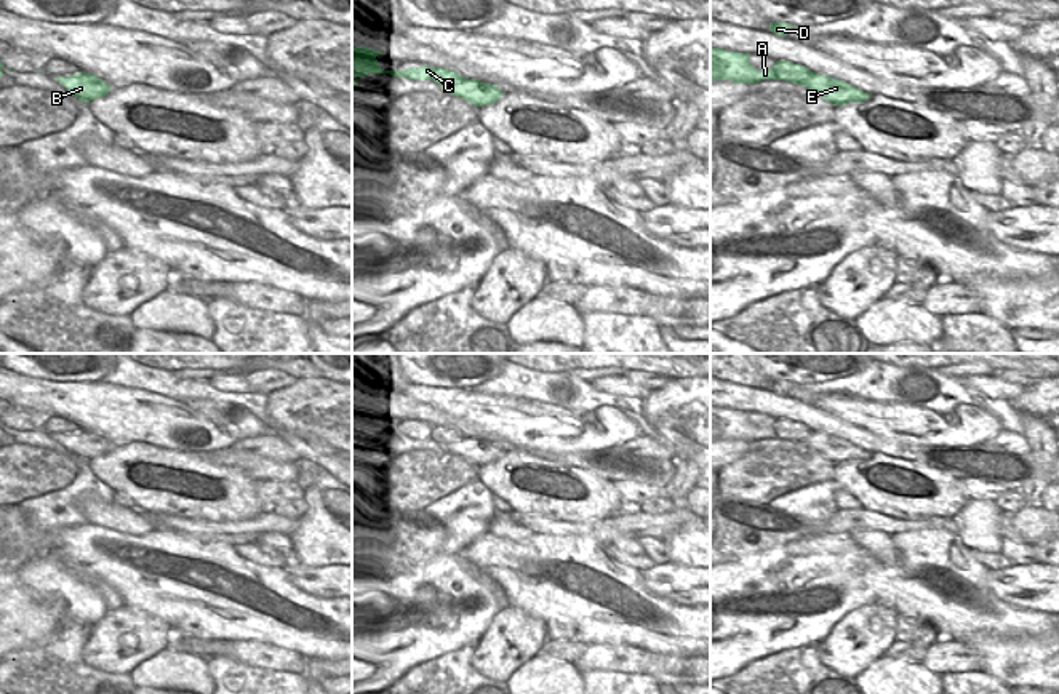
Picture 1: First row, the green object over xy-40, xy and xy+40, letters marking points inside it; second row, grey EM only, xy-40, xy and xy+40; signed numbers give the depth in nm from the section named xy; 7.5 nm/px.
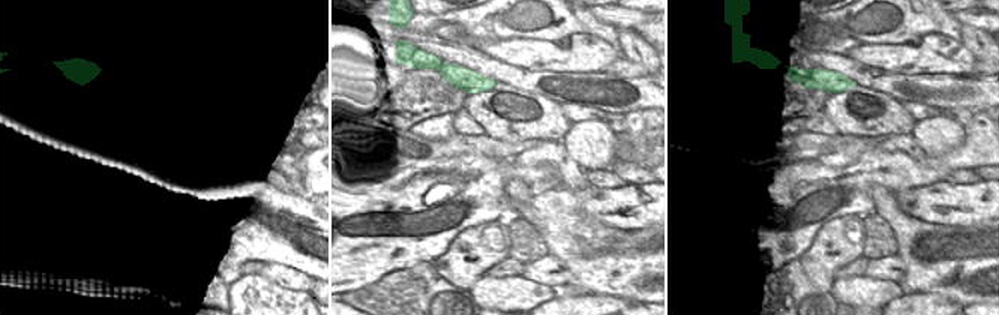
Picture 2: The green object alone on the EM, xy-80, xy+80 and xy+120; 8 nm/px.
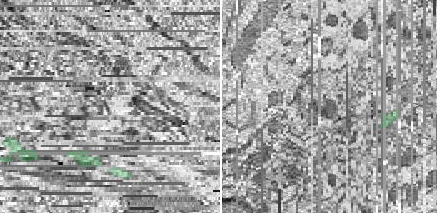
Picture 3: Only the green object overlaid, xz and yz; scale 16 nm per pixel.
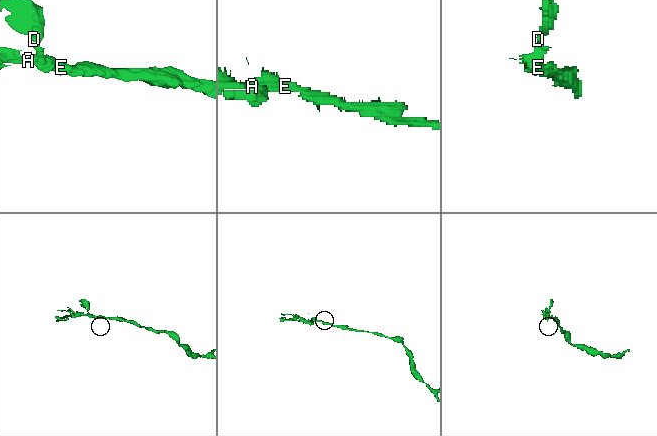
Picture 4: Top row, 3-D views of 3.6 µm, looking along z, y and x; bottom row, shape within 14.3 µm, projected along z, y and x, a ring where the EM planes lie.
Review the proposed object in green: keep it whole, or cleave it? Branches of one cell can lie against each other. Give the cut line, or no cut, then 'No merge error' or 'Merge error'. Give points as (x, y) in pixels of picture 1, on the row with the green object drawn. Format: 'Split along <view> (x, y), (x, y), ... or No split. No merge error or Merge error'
Split along xy (461, 77), (456, 82), (440, 80), (437, 83). Merge error.

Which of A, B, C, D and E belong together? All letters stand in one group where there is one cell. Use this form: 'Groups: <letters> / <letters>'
Groups: A C D / B E.

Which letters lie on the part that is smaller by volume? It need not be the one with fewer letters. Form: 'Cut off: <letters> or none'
Cut off: A, C, D

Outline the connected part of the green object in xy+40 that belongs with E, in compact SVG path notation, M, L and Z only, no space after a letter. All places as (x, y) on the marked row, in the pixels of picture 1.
M827 75L813 77L809 82L798 82L797 85L803 85L809 91L819 94L825 101L833 106L843 106L848 102L862 102L870 98L869 93L840 80Z

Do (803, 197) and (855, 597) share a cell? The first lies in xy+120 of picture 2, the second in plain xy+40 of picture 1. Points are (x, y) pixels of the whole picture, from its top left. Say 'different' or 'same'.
same

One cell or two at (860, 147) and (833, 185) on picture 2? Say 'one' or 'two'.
one

